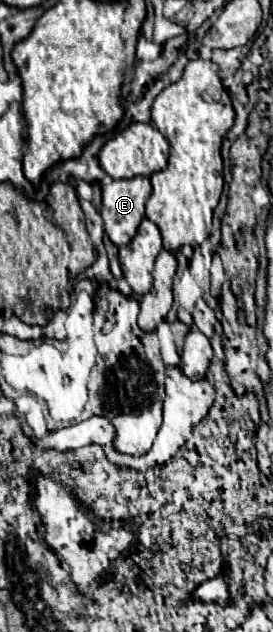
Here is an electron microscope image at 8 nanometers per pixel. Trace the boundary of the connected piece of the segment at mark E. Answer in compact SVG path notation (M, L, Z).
M149 178L113 180L103 186L101 216L105 222L105 234L115 246L125 246L137 234L141 220L145 218L145 202L151 194Z

